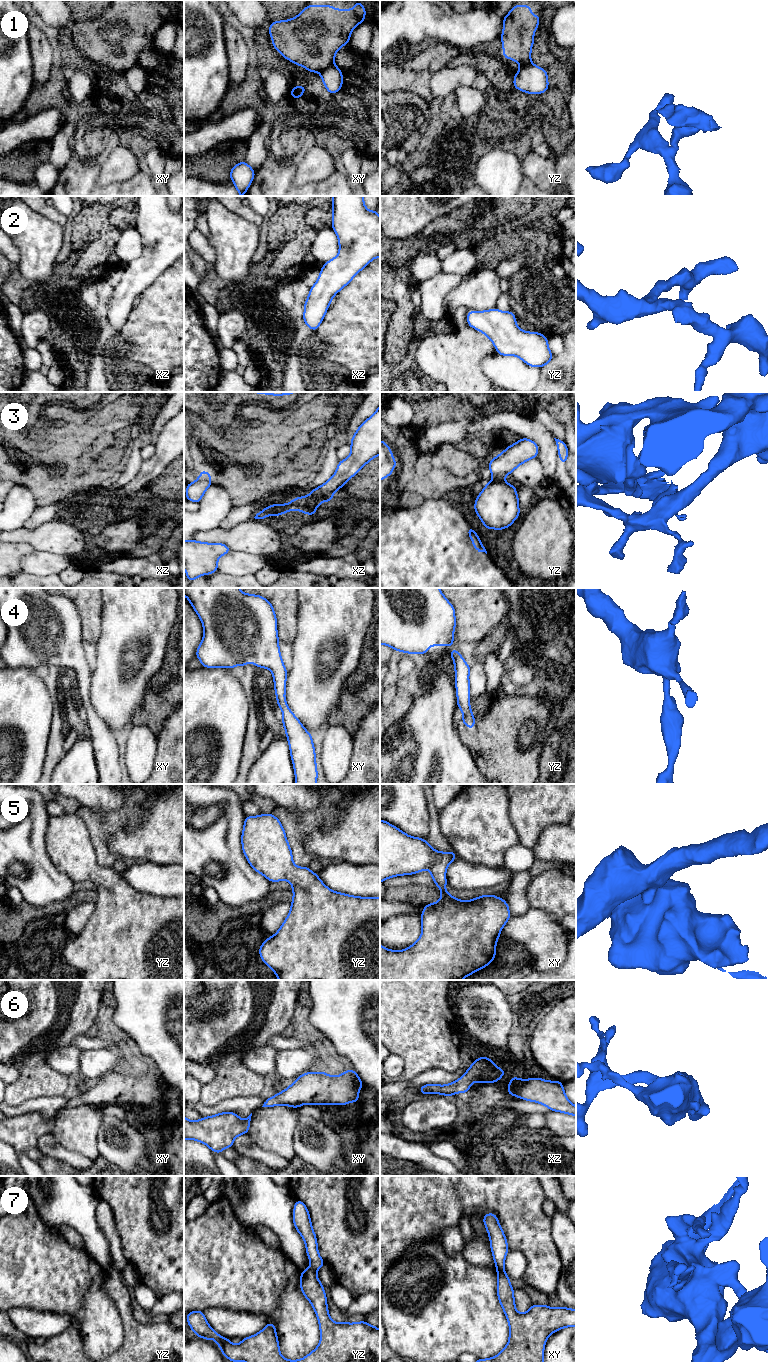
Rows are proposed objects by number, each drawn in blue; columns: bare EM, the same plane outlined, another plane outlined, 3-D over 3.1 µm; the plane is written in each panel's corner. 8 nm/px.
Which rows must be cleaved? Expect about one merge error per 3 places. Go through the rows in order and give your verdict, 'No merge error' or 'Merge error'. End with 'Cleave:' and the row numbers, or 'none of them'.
1: Merge error
2: No merge error
3: Merge error
4: No merge error
5: No merge error
6: No merge error
7: Merge error
Cleave: 1, 3, 7

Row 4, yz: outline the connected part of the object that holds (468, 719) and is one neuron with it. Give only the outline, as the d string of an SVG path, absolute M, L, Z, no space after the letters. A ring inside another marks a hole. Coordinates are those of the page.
M453 649L449 656L454 661L455 668L455 686L457 695L457 707L463 712L461 721L472 730L475 726L475 717L470 707L470 682L469 673L470 665L468 665L460 652Z

